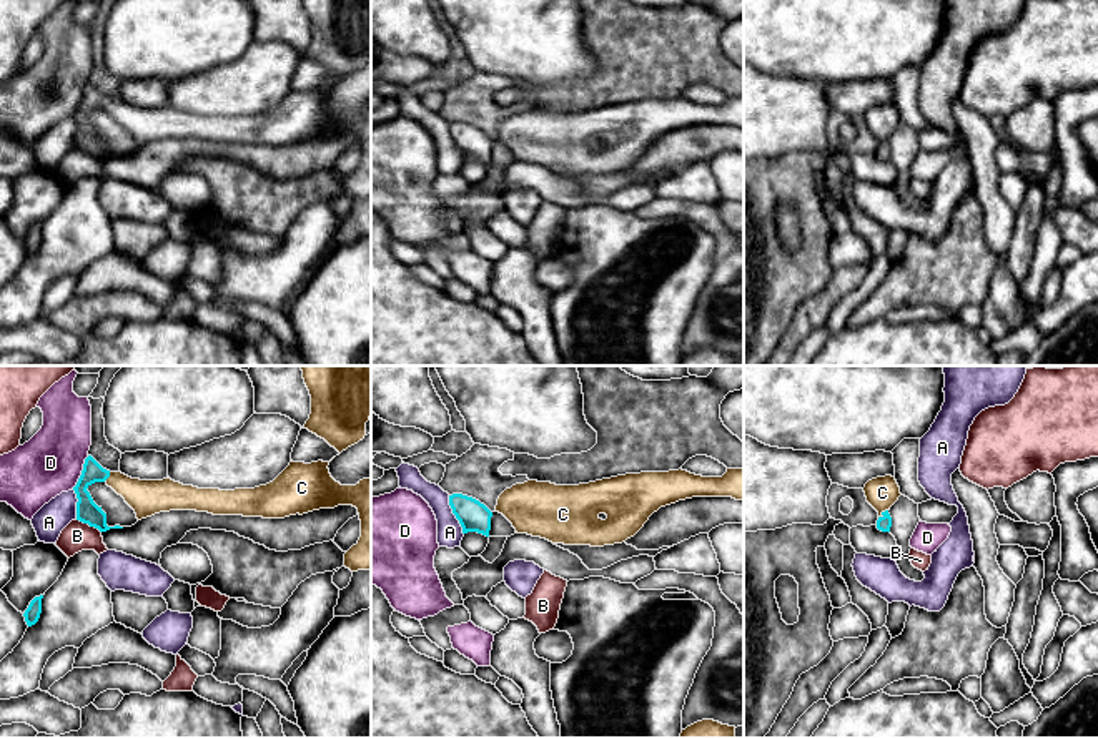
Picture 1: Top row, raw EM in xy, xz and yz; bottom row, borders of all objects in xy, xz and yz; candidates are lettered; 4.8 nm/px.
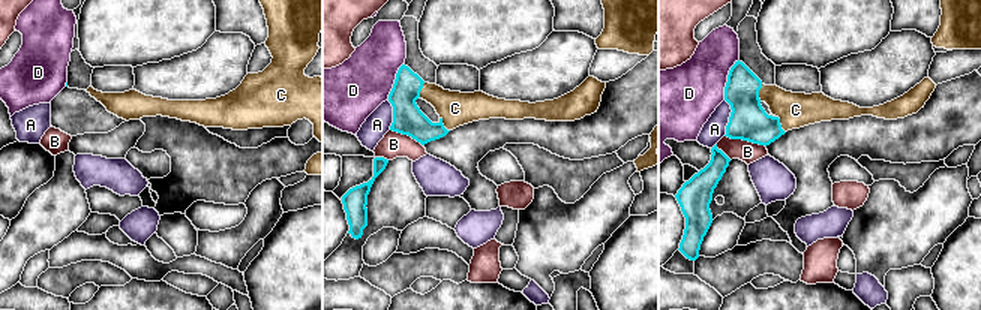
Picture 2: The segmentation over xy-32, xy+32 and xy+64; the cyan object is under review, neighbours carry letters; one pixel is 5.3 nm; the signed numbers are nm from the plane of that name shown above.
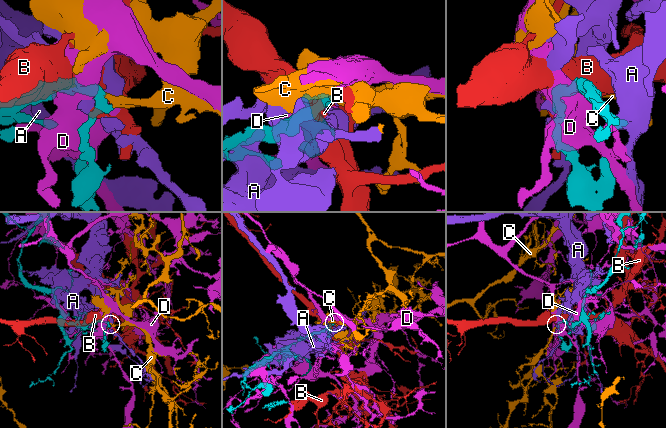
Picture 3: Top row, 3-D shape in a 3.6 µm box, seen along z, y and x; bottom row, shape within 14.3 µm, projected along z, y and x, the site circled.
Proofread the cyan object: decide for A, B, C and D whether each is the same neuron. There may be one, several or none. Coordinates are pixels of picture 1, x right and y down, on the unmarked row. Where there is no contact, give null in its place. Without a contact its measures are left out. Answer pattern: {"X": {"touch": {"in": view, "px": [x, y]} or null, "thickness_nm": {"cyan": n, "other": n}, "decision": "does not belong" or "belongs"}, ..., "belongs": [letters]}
{"A": {"touch": {"in": "xz", "px": [455, 142]}, "thickness_nm": {"cyan": 150, "other": 130}, "decision": "does not belong"}, "B": {"touch": {"in": "xy", "px": [89, 152]}, "thickness_nm": {"cyan": 110, "other": 140}, "decision": "does not belong"}, "C": {"touch": {"in": "yz", "px": [882, 142]}, "thickness_nm": {"cyan": 70, "other": 160}, "decision": "belongs"}, "D": {"touch": {"in": "xy", "px": [82, 100]}, "thickness_nm": {"cyan": 110, "other": 300}, "decision": "does not belong"}, "belongs": ["C"]}

